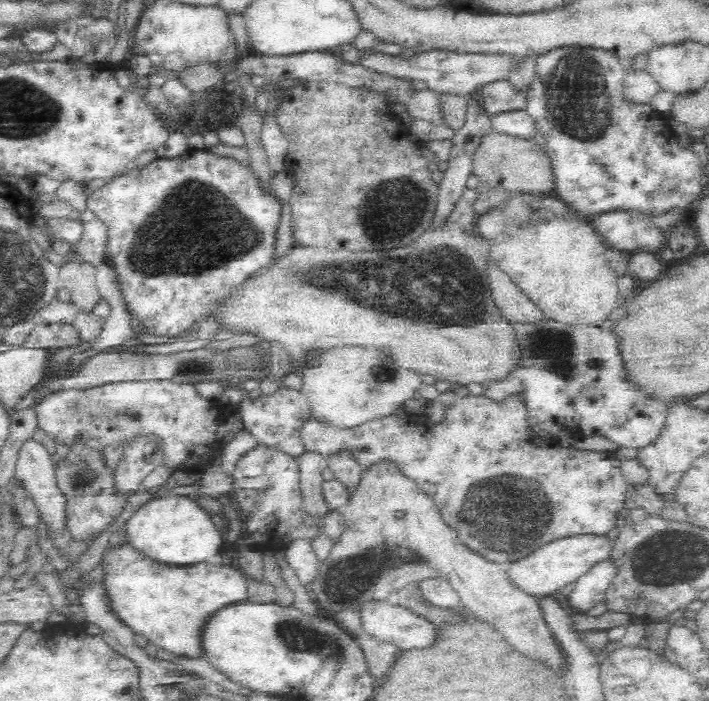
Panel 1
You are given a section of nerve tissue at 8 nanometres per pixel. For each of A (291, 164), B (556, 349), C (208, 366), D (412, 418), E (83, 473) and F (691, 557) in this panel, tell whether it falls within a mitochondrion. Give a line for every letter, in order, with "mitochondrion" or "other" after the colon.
A: other
B: mitochondrion
C: mitochondrion
D: other
E: mitochondrion
F: mitochondrion

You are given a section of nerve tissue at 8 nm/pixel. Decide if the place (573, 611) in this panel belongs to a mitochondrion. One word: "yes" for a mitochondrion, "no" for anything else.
no

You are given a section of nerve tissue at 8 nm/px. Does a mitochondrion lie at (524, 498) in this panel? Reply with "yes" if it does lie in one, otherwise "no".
yes

